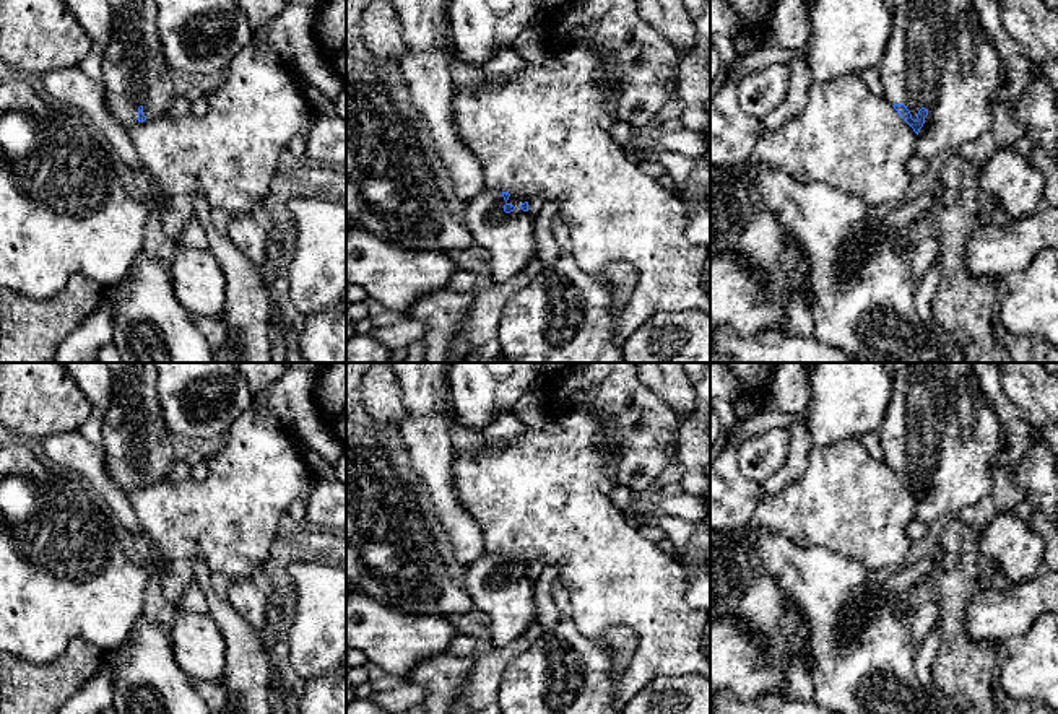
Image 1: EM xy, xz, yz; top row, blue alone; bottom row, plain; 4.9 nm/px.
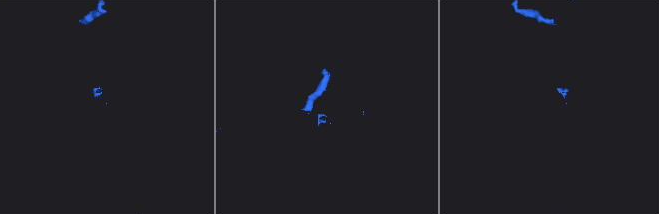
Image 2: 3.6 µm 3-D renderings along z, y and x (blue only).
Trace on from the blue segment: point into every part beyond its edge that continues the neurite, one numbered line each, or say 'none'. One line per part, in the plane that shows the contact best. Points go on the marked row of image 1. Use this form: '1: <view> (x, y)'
1: yz (920, 67)

